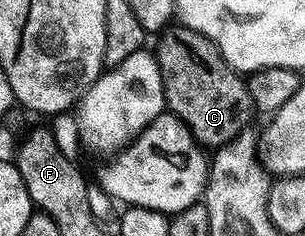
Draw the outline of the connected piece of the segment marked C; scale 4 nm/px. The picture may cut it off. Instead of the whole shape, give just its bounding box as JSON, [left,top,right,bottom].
[154,25,254,148]

